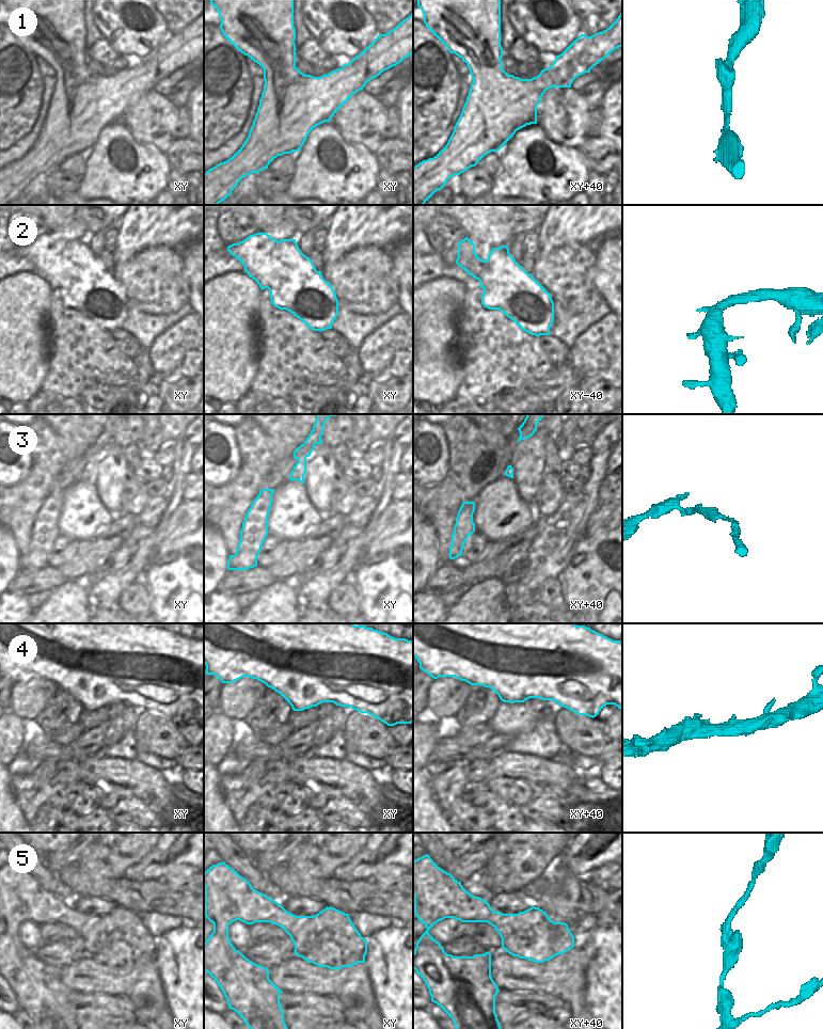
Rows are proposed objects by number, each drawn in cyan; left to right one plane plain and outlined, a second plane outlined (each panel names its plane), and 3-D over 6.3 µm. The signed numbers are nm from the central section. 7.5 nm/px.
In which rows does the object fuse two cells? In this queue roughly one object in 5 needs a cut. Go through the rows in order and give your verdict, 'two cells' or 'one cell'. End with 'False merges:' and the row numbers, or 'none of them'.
1: one cell
2: two cells
3: one cell
4: one cell
5: one cell
False merges: 2

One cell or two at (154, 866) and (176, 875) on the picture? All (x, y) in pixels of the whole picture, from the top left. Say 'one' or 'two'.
two

